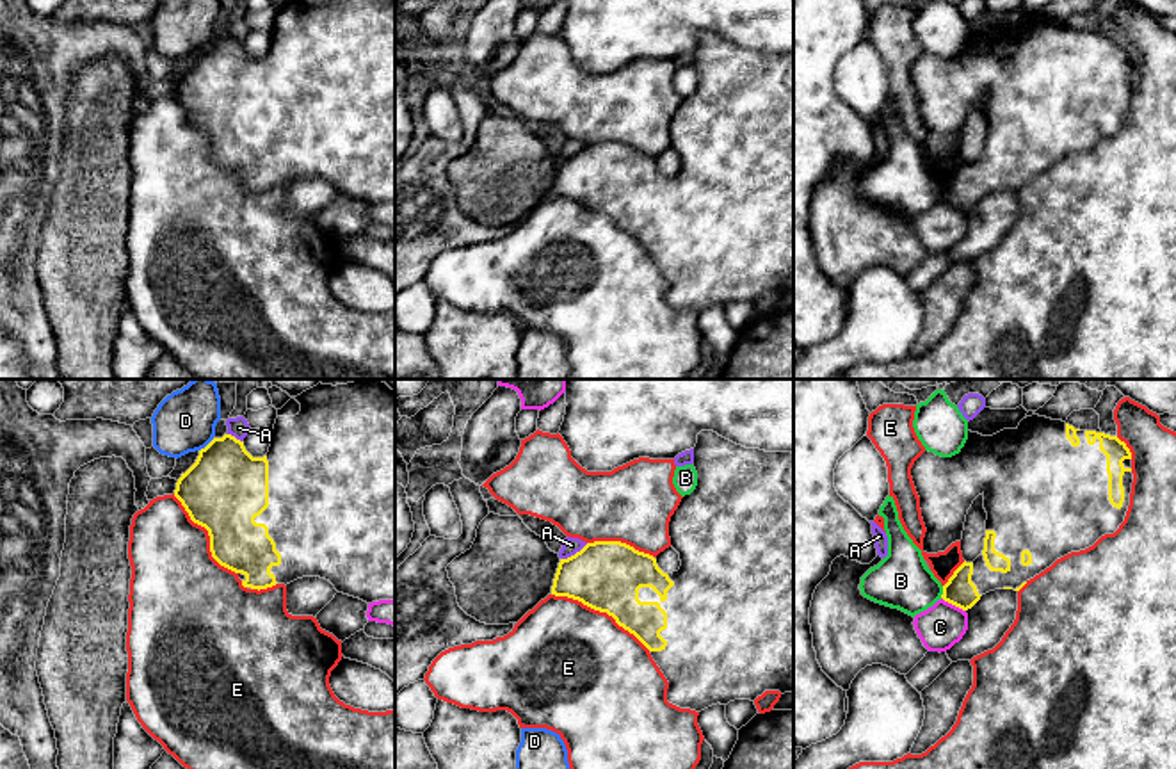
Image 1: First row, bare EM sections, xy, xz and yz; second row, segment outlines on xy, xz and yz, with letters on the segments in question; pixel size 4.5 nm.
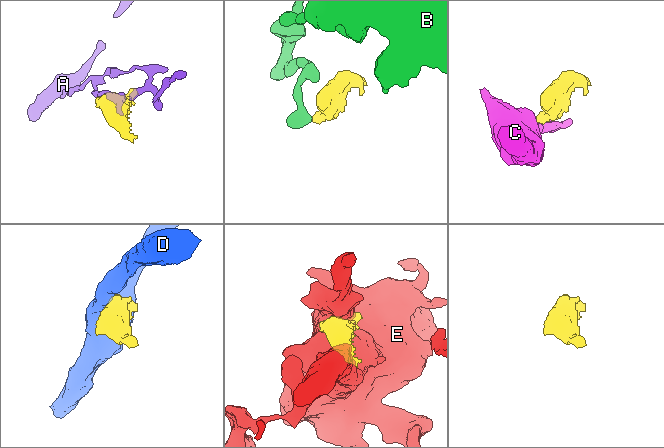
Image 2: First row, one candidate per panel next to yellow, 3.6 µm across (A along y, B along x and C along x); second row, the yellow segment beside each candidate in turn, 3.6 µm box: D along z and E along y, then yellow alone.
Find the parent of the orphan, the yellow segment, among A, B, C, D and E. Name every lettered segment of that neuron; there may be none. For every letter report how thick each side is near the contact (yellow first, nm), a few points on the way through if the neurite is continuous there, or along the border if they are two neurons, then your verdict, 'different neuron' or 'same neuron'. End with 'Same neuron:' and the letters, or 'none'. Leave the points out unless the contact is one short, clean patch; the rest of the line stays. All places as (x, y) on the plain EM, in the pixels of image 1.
A: 320/80 nm | different neuron
B: 140/260 nm | along yz (943, 187), (940, 198) | different neuron
C: 140/200 nm | along yz (942, 198), (965, 212) | different neuron
D: 380/260 nm | along xy (214, 40), (200, 52) | different neuron
E: 320/480 nm | different neuron
Same neuron: none

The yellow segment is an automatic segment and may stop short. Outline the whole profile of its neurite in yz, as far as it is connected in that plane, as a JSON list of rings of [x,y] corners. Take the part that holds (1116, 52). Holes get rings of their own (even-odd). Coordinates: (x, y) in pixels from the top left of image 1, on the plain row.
[[[1028,12],[1016,30],[993,37],[968,32],[959,55],[941,59],[925,52],[913,66],[911,78],[920,98],[925,125],[923,153],[945,153],[963,141],[964,123],[973,101],[982,96],[986,121],[984,151],[973,164],[963,164],[943,187],[941,199],[963,212],[971,210],[982,196],[995,190],[1019,192],[1030,180],[1050,169],[1057,160],[1092,148],[1101,137],[1114,135],[1124,123],[1132,94],[1132,53],[1117,37],[1080,32],[1062,21]]]

